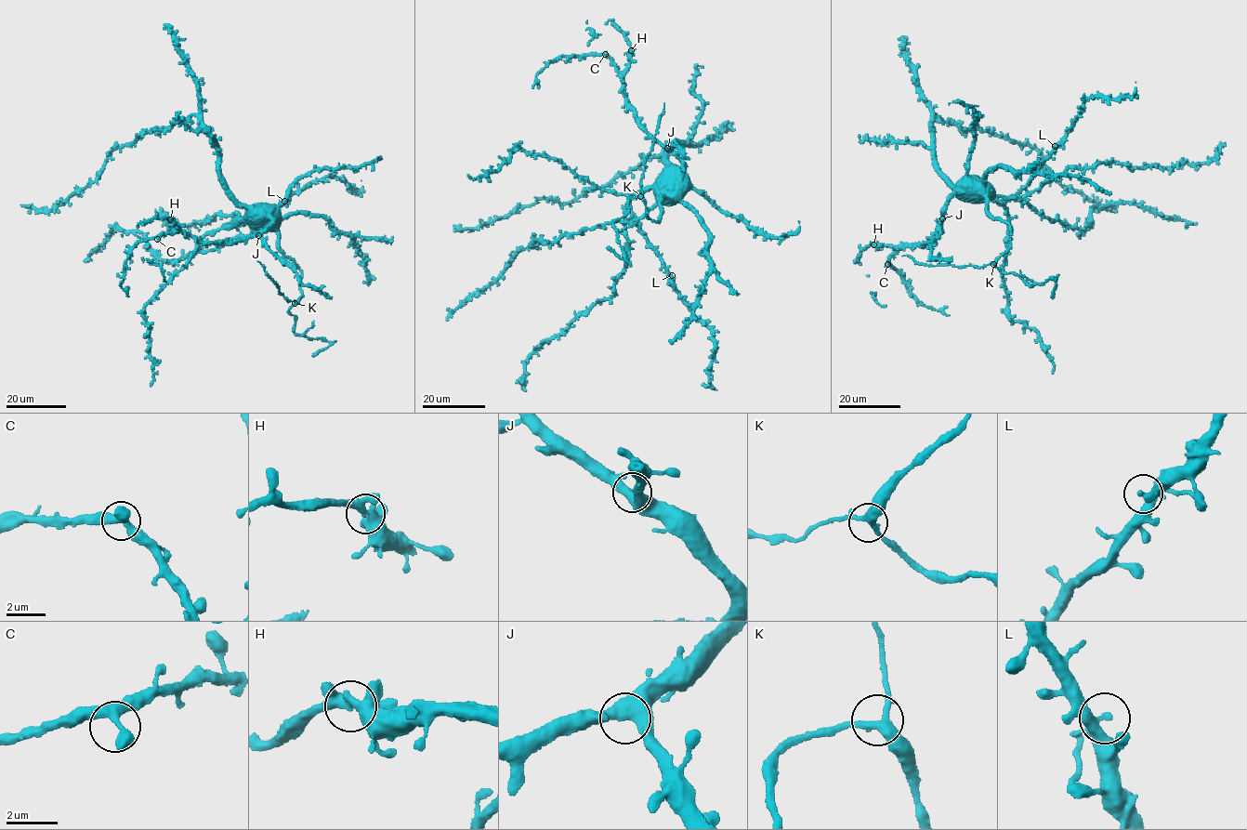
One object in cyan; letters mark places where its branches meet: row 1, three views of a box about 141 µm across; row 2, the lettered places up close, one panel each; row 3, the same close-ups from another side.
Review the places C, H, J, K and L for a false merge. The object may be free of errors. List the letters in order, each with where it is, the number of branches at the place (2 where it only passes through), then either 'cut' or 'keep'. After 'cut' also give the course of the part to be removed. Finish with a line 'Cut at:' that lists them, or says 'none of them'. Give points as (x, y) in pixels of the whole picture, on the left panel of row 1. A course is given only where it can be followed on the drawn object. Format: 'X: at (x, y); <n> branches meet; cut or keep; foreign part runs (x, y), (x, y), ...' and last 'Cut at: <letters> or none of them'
C: at (157, 239); 3 branches meet; keep
H: at (170, 219); 3 branches meet; keep
J: at (258, 235); 3 branches meet; keep
K: at (295, 303); 3 branches meet; keep
L: at (284, 201); 3 branches meet; keep
Cut at: none of them

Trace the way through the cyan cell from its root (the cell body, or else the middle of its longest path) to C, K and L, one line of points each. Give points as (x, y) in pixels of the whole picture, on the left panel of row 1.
C: (229, 190), (240, 204), (268, 217), (272, 221), (270, 226), (232, 243), (203, 243), (176, 230), (157, 239)
K: (229, 190), (250, 213), (274, 229), (279, 248), (301, 270), (299, 289), (302, 295), (295, 303)
L: (229, 190), (234, 199), (248, 208), (242, 219), (229, 227), (244, 224), (284, 201)

